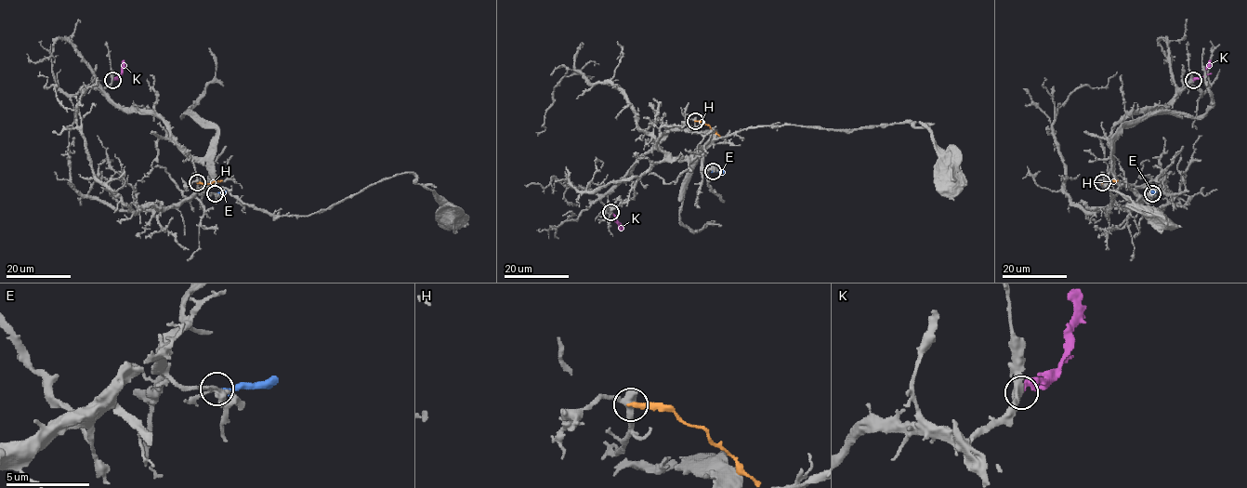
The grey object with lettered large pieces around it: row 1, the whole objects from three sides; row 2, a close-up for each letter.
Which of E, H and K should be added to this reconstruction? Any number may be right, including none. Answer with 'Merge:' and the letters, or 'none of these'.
Merge: K

